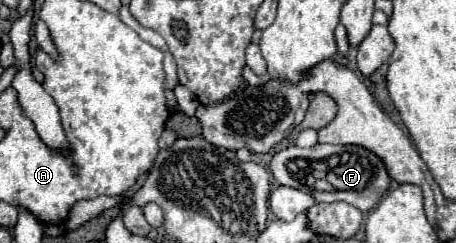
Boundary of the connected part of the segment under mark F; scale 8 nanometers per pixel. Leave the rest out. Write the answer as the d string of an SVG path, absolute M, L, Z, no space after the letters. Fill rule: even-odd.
M317 143L315 147L309 147L309 149L289 145L287 149L279 151L271 159L269 167L279 185L307 191L317 203L347 201L349 205L361 209L363 213L373 209L391 187L391 177L385 169L385 163L373 151L359 145ZM317 181L331 183L331 191L317 189Z

